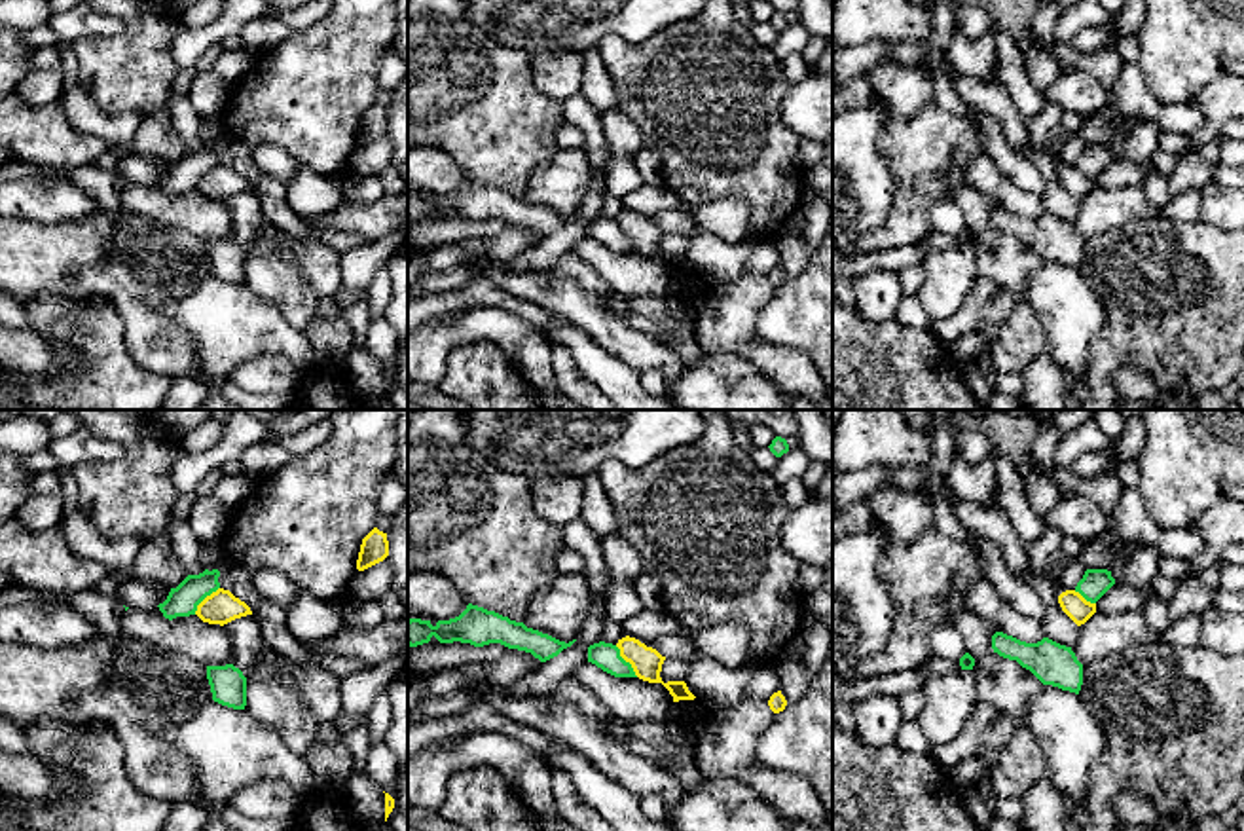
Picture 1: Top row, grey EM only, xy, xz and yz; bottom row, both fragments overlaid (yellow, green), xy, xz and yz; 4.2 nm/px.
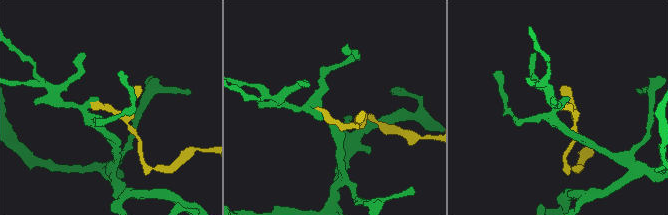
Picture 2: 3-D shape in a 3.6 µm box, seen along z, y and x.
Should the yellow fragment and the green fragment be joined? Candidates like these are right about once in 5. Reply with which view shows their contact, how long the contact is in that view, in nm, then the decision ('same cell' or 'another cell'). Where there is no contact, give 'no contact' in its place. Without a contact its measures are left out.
xz | 170 nm | another cell

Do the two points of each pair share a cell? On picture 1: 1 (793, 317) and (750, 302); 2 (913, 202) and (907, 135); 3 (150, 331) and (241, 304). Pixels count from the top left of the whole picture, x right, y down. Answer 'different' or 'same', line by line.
1: different
2: same
3: different

